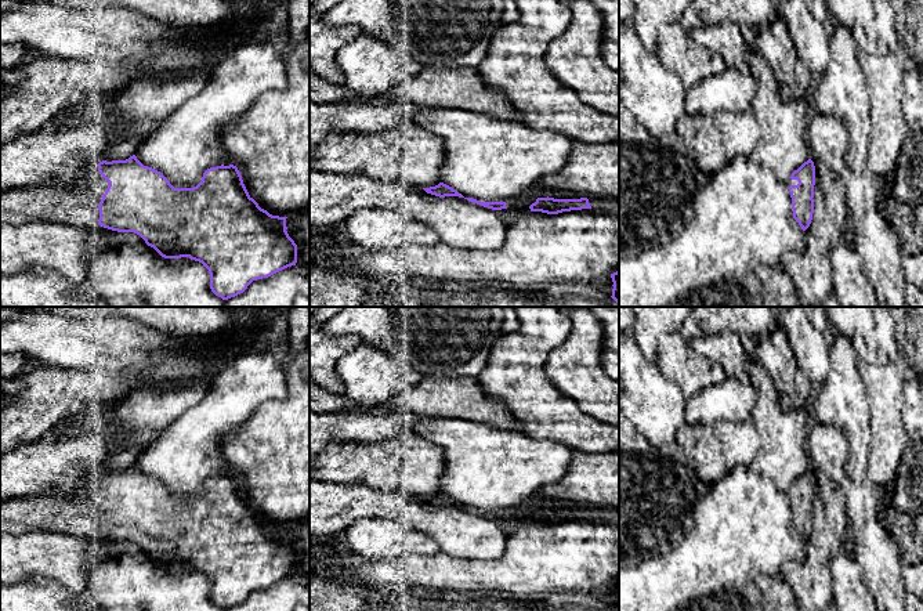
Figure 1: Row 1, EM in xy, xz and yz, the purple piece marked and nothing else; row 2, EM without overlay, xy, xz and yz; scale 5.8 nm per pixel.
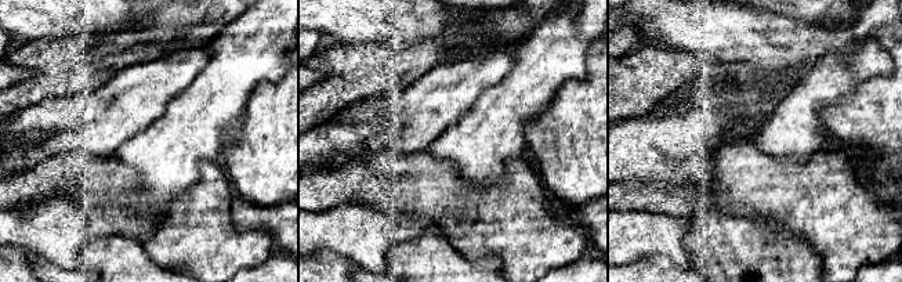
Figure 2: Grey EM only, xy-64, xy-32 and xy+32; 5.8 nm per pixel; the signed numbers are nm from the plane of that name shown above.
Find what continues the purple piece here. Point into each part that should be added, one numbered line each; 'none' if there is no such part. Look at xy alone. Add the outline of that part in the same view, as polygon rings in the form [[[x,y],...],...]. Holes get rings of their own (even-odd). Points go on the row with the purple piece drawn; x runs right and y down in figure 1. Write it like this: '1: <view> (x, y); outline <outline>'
1: xy (78, 206); outline [[[98,163],[88,170],[95,177],[91,187],[43,185],[0,194],[0,225],[35,221],[64,223],[75,228],[97,225],[98,205],[109,182],[99,174]]]

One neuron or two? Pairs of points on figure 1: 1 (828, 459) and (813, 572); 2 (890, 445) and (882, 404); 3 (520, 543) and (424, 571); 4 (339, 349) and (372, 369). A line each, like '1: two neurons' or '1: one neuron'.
1: one neuron
2: one neuron
3: one neuron
4: two neurons

